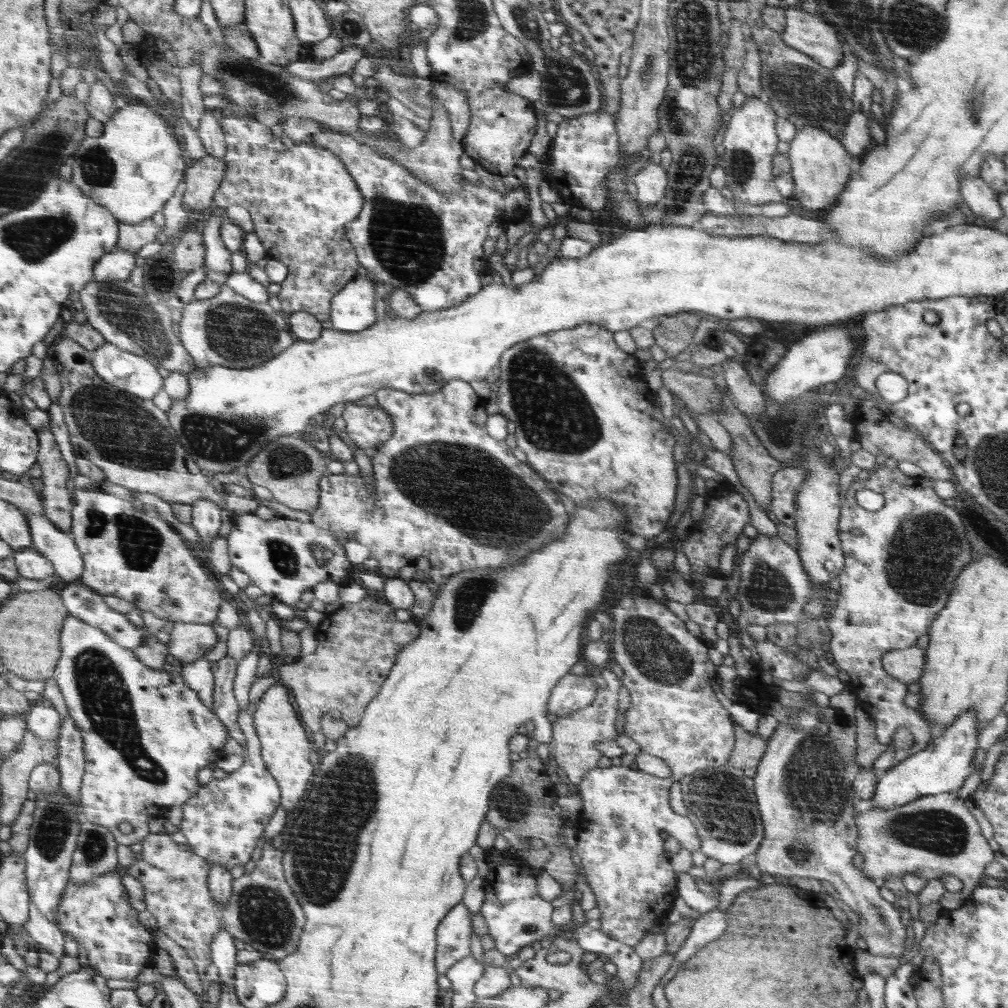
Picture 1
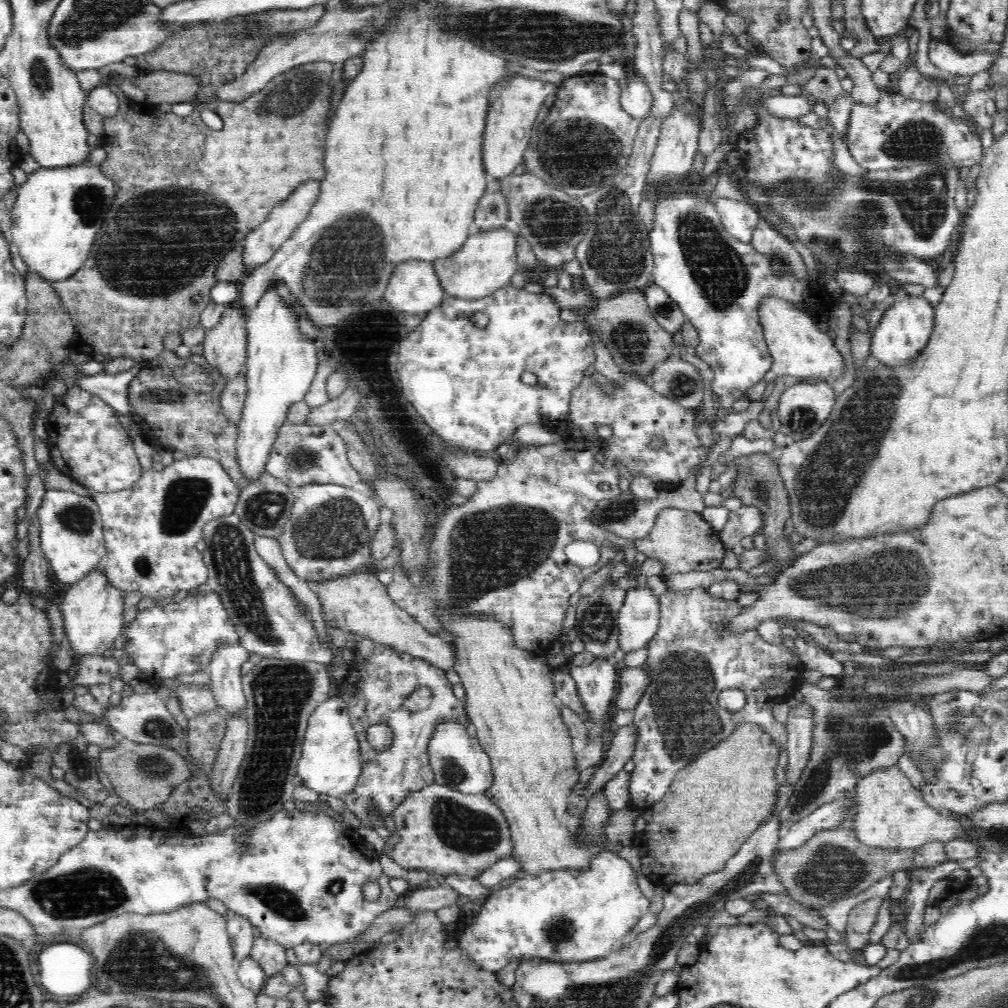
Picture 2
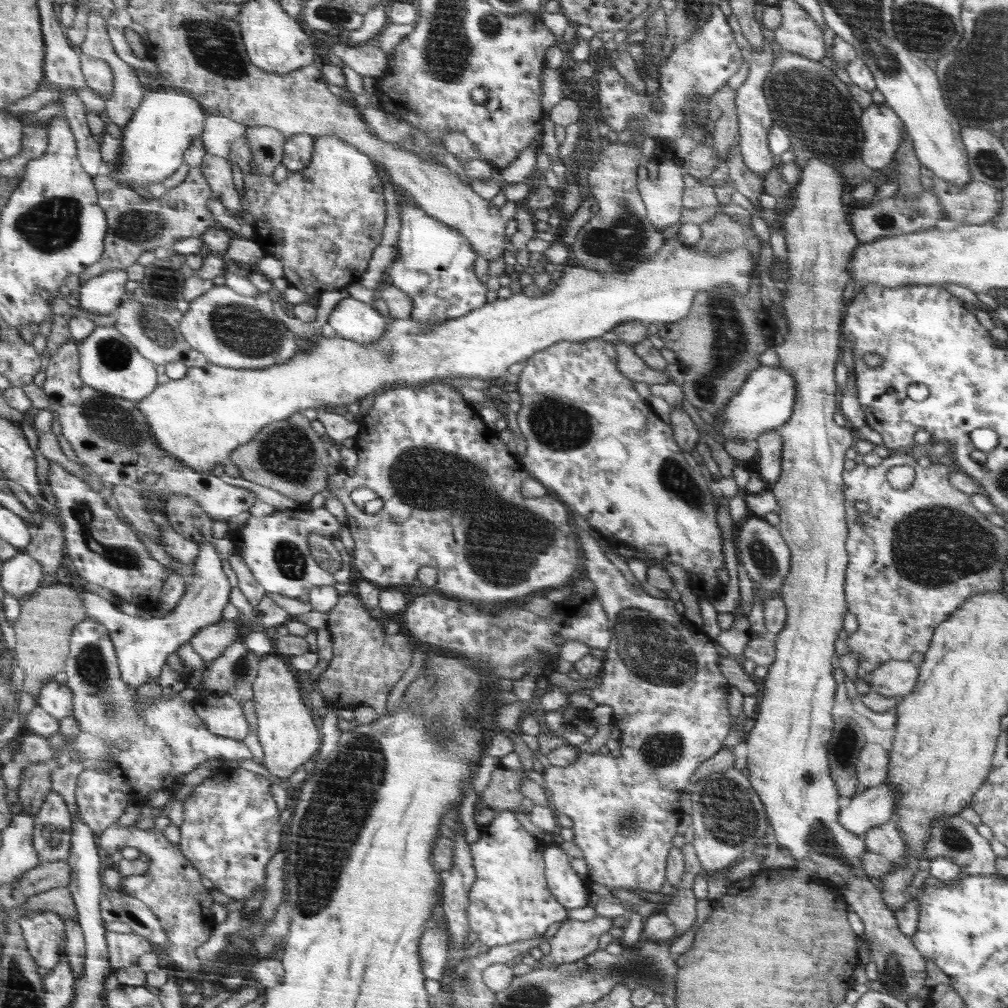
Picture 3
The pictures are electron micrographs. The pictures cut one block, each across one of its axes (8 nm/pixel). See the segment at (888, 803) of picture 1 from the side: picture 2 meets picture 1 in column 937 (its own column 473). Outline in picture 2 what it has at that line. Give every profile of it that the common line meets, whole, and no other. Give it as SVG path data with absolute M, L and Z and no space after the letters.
M444 720L434 728L430 736L428 756L434 782L464 794L487 794L494 782L494 773L489 756L474 737L471 728L465 728L453 720Z

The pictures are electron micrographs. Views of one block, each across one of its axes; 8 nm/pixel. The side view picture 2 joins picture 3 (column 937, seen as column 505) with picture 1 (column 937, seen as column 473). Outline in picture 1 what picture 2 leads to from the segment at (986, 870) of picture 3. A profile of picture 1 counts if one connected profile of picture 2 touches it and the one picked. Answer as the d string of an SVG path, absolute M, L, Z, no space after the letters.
M951 793L922 795L890 809L872 807L856 814L856 824L858 854L864 858L861 872L878 887L882 887L889 877L900 879L913 875L928 882L954 876L963 883L964 891L972 892L994 860L986 838L980 834L978 822L968 812L962 798Z

